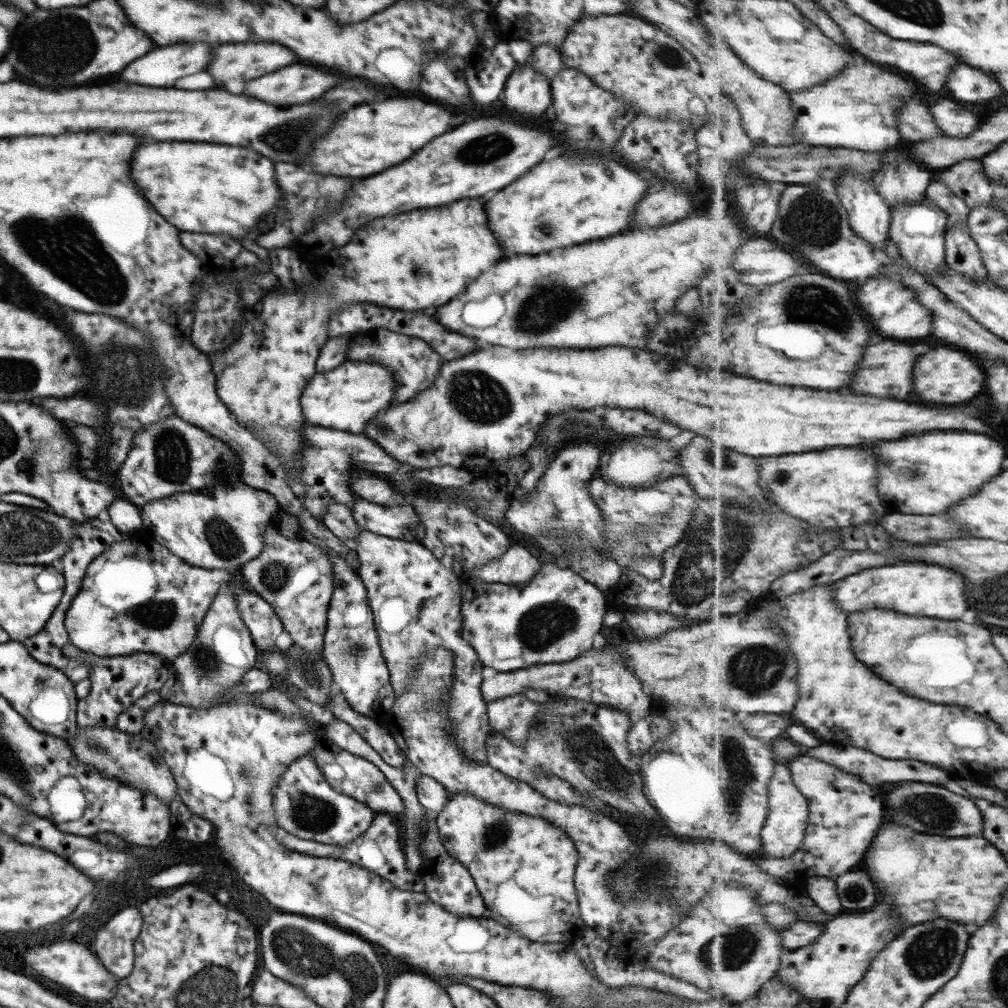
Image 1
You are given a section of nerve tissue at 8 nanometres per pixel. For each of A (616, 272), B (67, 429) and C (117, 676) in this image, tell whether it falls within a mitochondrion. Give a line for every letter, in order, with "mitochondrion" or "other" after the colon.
A: other
B: other
C: other

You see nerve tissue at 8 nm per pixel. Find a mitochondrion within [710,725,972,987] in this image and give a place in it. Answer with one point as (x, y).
(930, 954)

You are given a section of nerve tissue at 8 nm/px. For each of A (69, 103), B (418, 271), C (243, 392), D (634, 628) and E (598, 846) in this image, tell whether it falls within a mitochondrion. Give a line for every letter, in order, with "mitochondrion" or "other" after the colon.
A: other
B: mitochondrion
C: other
D: other
E: other

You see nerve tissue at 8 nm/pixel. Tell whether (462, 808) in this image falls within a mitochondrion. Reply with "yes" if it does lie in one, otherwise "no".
no

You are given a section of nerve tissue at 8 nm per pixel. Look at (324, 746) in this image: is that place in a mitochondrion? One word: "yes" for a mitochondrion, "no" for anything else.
yes

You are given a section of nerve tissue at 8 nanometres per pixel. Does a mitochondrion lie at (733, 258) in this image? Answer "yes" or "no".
no

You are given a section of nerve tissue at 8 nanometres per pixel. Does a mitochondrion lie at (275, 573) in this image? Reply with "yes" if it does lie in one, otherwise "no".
yes

